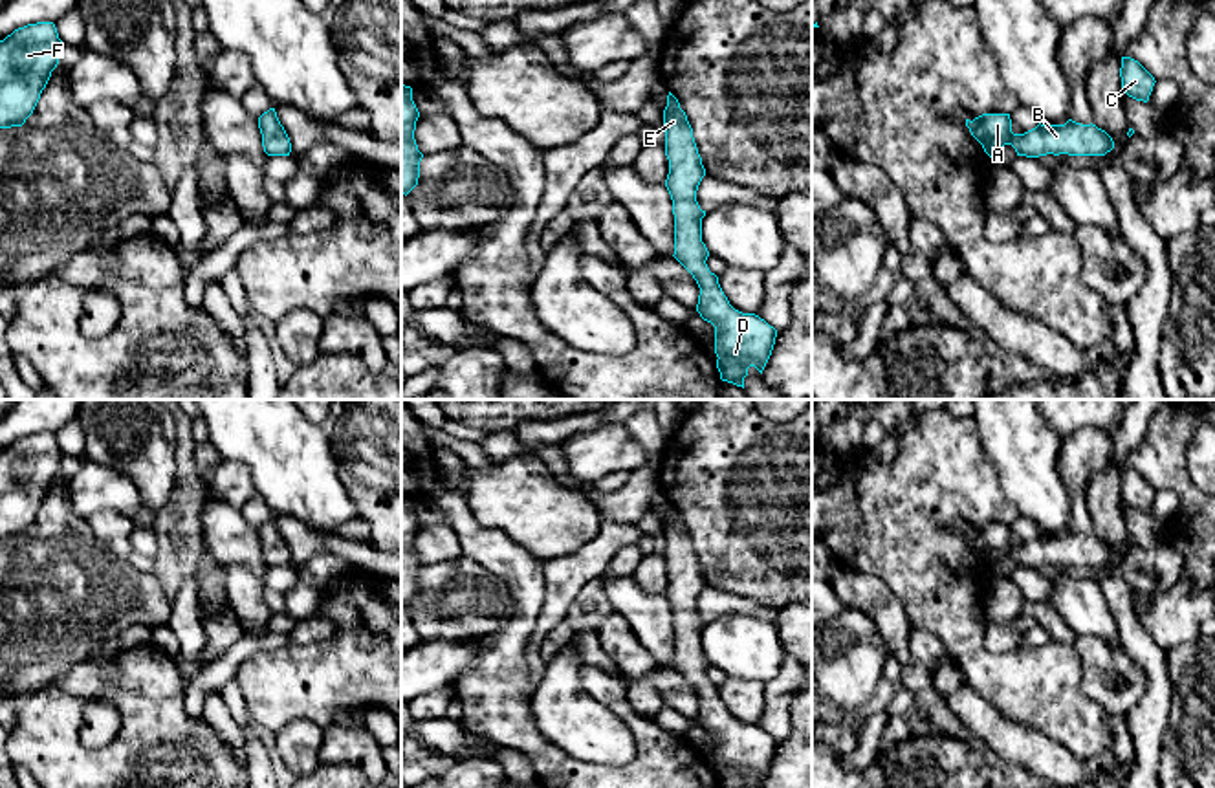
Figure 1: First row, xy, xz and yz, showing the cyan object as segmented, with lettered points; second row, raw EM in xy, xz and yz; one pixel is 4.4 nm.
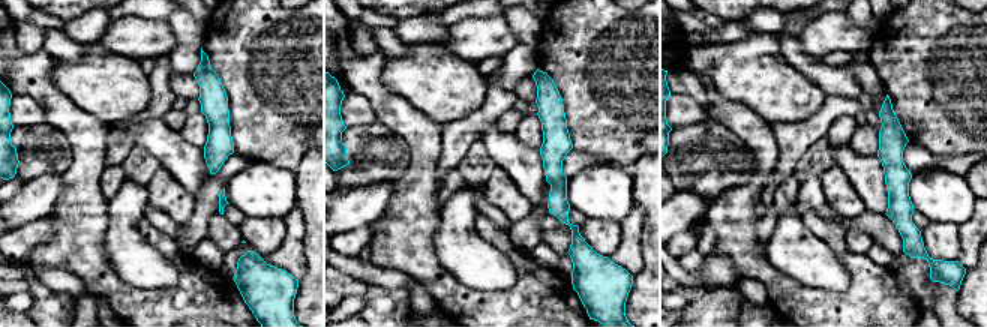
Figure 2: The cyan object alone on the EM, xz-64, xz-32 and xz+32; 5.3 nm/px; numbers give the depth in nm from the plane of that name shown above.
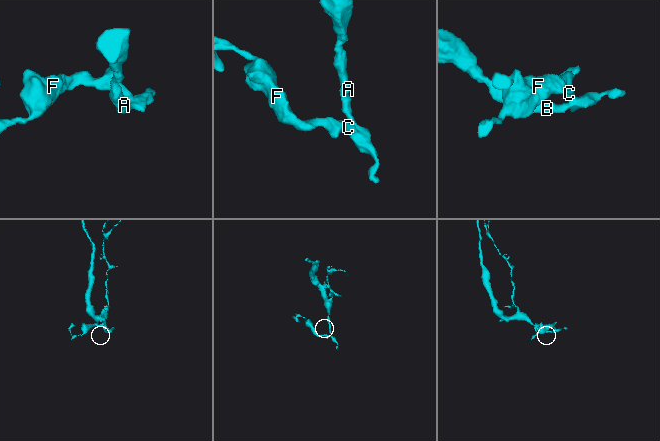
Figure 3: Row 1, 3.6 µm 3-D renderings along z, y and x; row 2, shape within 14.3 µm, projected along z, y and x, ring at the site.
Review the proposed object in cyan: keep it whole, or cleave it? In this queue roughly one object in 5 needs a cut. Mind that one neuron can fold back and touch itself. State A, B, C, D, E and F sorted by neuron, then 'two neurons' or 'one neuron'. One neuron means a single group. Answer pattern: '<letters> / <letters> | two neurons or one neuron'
A B C D E F | one neuron

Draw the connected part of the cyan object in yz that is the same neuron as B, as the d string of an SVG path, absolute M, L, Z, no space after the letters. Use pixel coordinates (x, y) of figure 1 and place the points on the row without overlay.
M982 524L973 531L966 530L966 537L990 568L1004 555L1012 555L1017 566L1026 568L1046 564L1105 566L1114 559L1114 552L1105 541L1072 530L1065 535L1039 533L1024 544L1013 544L1010 524Z

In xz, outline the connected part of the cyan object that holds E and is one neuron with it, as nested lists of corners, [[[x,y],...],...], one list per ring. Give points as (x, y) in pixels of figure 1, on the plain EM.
[[[669,502],[663,520],[665,566],[669,585],[665,597],[673,610],[674,669],[693,685],[700,698],[696,722],[715,737],[715,764],[720,788],[746,788],[755,777],[761,784],[772,766],[777,740],[755,724],[735,720],[724,706],[718,687],[709,682],[709,662],[702,652],[706,621],[696,601],[706,586],[693,539],[678,509]]]

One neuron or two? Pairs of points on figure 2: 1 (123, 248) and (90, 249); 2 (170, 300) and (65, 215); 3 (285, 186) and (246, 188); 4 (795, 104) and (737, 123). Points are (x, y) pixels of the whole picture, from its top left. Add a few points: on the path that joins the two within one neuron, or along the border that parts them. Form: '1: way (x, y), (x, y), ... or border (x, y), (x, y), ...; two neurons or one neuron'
1: border (107, 215), (104, 255), (107, 263), (123, 279); two neurons
2: way (137, 300), (125, 300), (93, 270), (78, 248); one neuron
3: way (276, 186), (255, 188); one neuron
4: border (728, 99), (749, 107), (768, 123); two neurons

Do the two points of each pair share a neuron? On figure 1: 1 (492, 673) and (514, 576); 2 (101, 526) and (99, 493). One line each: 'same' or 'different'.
1: same
2: different

